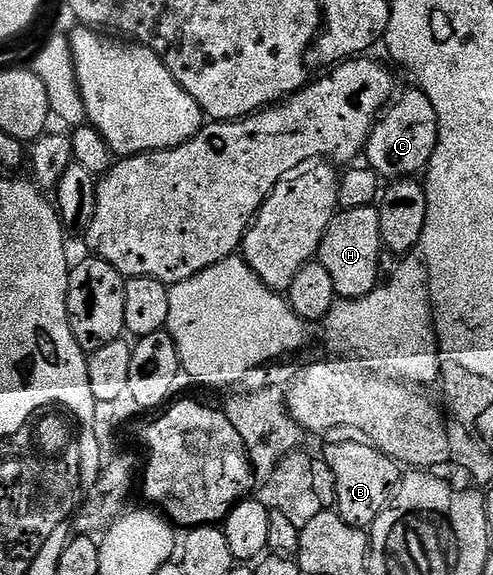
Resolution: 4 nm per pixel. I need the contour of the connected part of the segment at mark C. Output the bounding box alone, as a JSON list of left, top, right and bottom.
[366,89,438,180]

